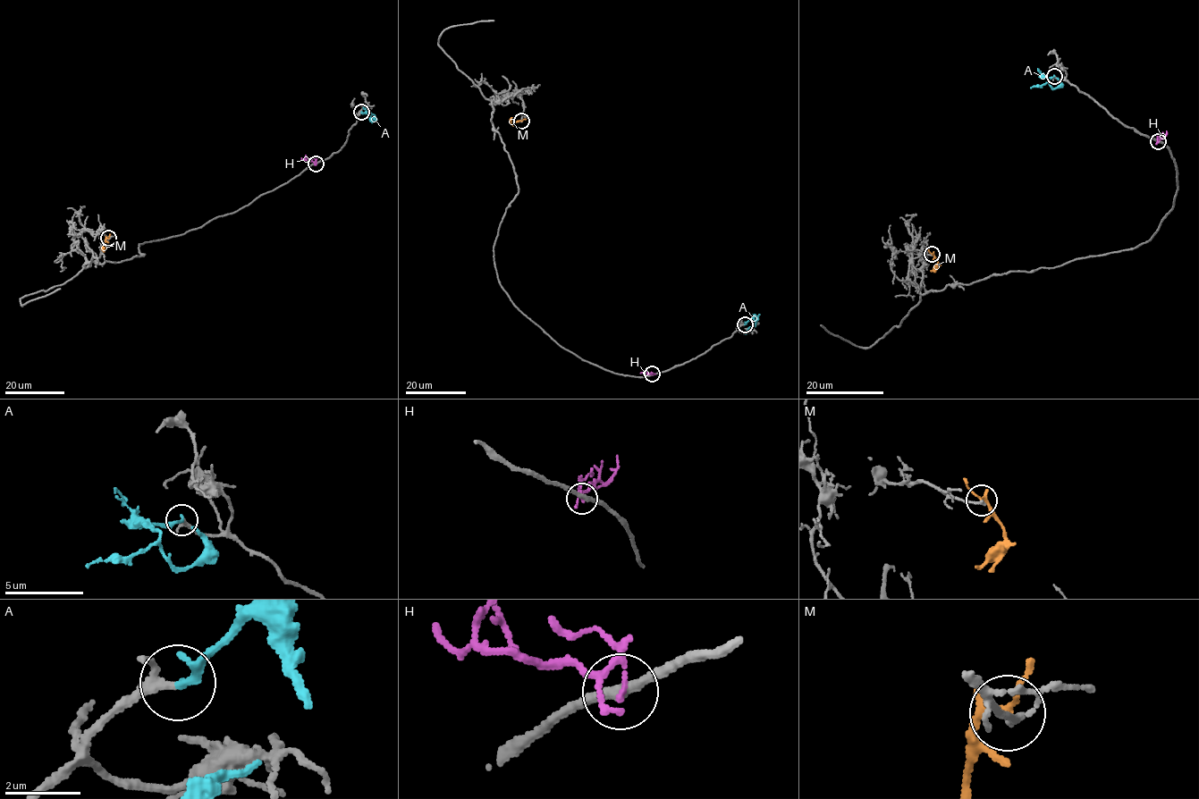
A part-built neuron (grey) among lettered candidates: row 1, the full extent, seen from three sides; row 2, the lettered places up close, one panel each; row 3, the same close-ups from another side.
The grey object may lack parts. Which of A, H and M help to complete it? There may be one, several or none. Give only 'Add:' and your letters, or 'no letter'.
Add: A

